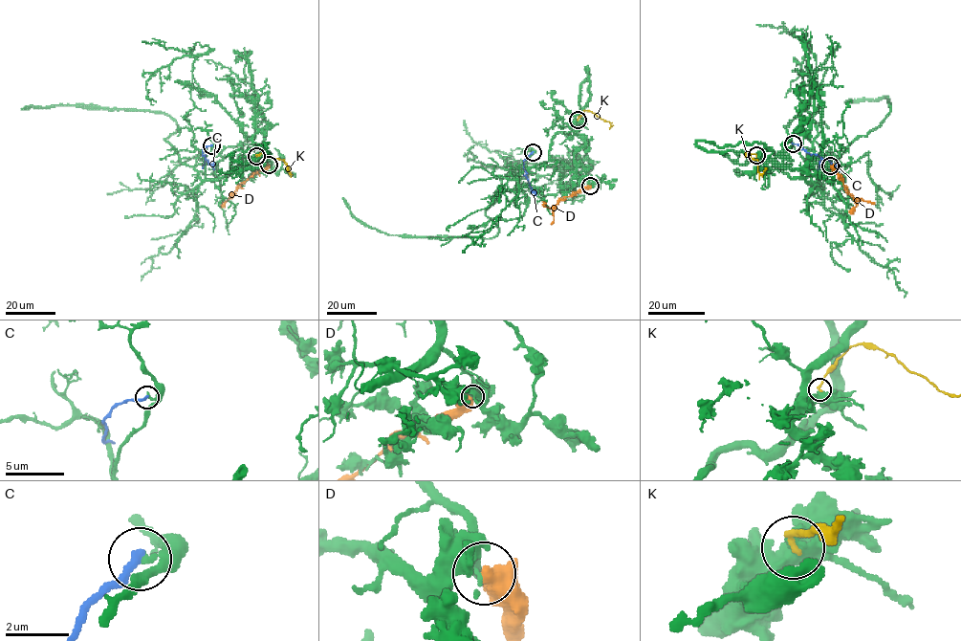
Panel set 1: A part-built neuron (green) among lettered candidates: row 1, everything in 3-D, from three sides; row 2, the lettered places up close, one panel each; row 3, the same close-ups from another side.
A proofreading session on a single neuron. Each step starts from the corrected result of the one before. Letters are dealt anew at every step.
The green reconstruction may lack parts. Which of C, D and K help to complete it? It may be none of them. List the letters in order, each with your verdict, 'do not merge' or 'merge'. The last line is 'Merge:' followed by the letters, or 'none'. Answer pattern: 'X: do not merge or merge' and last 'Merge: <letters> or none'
C: do not merge
D: do not merge
K: do not merge
Merge: none

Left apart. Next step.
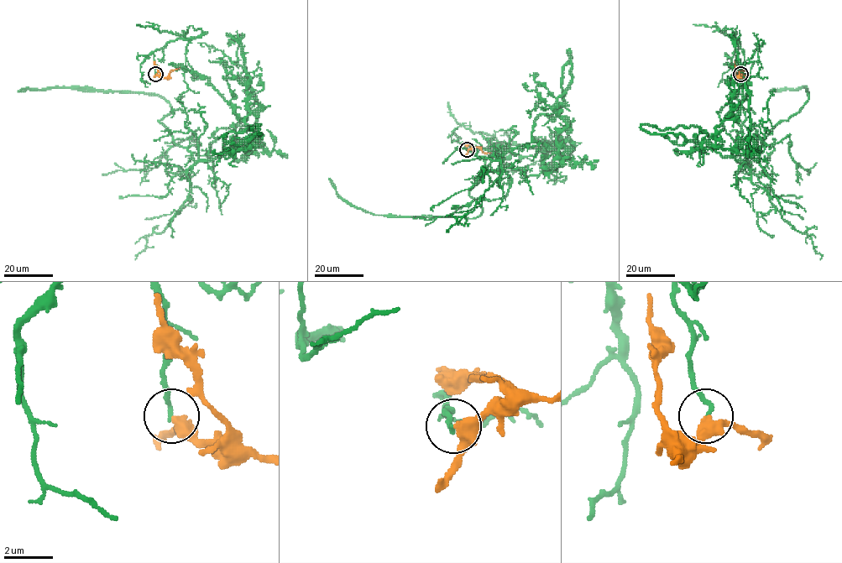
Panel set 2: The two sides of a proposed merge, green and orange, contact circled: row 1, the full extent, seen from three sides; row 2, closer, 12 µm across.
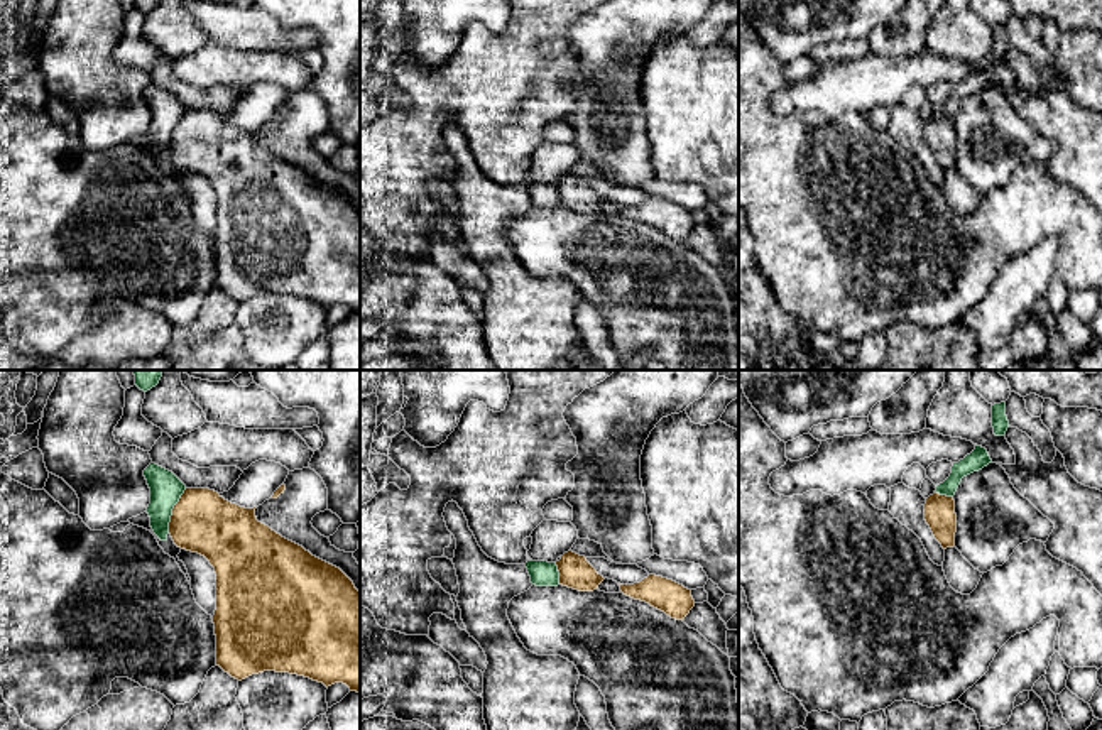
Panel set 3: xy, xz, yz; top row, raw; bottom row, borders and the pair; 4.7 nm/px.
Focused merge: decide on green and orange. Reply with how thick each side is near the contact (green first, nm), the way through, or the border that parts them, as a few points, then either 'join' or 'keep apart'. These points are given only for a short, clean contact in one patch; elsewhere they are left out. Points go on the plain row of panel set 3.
160 nm thick on the green side, 300 nm on the other; border along xy (186, 110), (173, 130), (168, 154); keep apart

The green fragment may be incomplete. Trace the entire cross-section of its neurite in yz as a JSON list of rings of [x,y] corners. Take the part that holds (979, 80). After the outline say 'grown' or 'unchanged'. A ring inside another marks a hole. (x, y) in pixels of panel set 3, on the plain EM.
[[[975,66],[975,71],[970,76],[958,84],[953,84],[950,98],[943,105],[936,106],[935,113],[953,118],[963,98],[982,91],[989,84],[992,84],[992,81],[987,71]]]; unchanged

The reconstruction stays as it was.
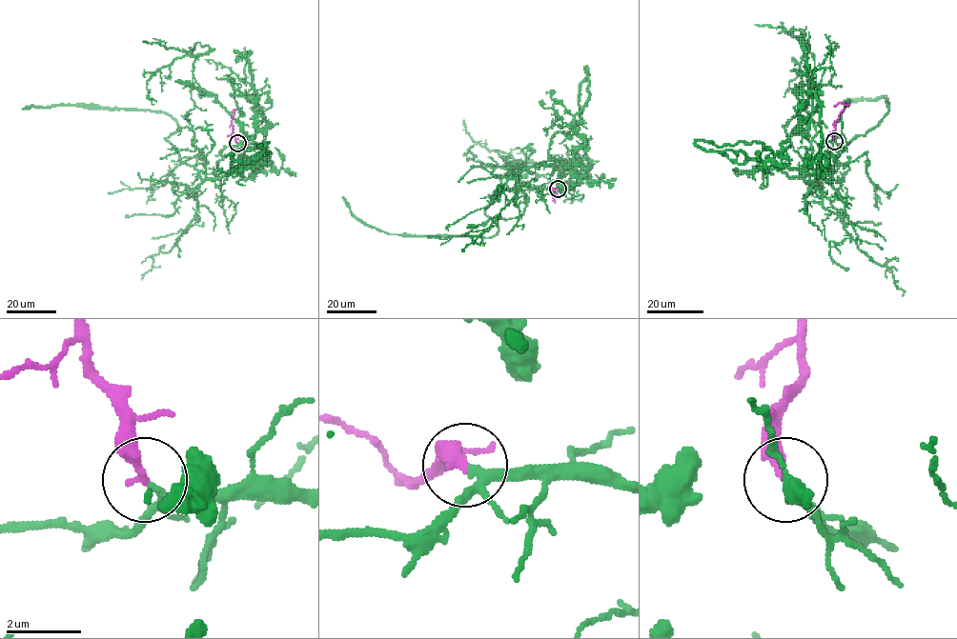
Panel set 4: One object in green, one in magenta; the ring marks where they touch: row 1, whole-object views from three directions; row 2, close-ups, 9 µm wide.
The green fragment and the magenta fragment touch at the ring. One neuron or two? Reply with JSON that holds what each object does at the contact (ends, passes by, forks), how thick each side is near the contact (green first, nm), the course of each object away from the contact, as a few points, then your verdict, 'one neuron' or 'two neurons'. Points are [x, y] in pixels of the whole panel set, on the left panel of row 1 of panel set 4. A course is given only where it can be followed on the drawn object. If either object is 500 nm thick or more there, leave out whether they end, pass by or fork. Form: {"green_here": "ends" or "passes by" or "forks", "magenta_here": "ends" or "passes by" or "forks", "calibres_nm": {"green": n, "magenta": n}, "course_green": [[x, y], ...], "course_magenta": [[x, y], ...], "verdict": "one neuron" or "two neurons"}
{"green_here": "forks", "magenta_here": "ends", "calibres_nm": {"green": 170, "magenta": 300}, "course_green": [[237, 143], [253, 142], [261, 152], [202, 179], [165, 138], [177, 129], [165, 113], [22, 108]], "course_magenta": [[236, 143], [232, 123], [234, 109], [233, 113]], "verdict": "one neuron"}

